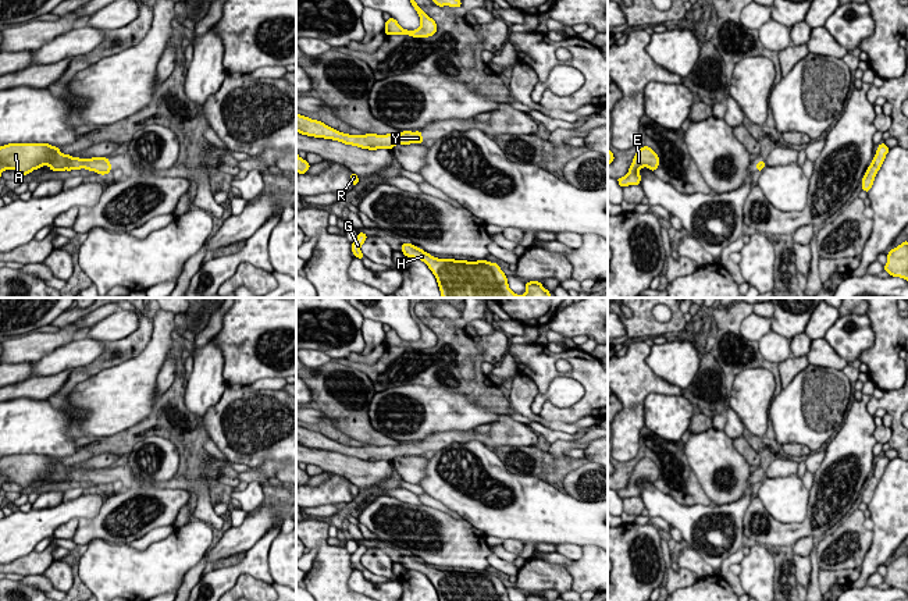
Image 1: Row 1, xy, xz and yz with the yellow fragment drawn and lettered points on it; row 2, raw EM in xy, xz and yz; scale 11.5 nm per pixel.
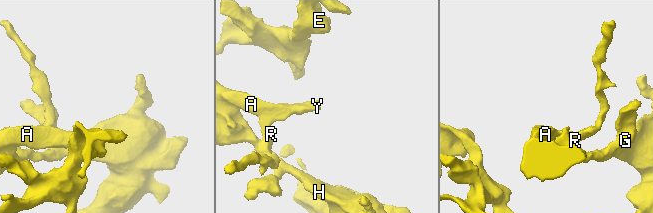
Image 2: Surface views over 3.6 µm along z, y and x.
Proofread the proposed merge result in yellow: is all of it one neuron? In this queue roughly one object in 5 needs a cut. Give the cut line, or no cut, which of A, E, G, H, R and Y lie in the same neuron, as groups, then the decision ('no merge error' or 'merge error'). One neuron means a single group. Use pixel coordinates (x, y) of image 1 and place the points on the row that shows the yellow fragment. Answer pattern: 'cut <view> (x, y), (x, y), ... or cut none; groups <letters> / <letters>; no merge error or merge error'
cut none; groups A E G H R Y; no merge error

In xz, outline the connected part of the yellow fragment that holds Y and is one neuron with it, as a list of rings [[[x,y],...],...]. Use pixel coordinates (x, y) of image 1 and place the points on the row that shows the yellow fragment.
[[[296,114],[296,132],[314,138],[324,138],[342,142],[345,145],[357,146],[362,149],[377,150],[389,149],[392,150],[396,145],[424,143],[421,131],[403,131],[400,134],[366,134],[366,135],[349,135],[339,132],[321,121],[311,120],[309,117]]]

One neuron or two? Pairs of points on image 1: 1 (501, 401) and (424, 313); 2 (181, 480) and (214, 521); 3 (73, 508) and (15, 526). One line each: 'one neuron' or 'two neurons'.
1: one neuron
2: one neuron
3: one neuron

